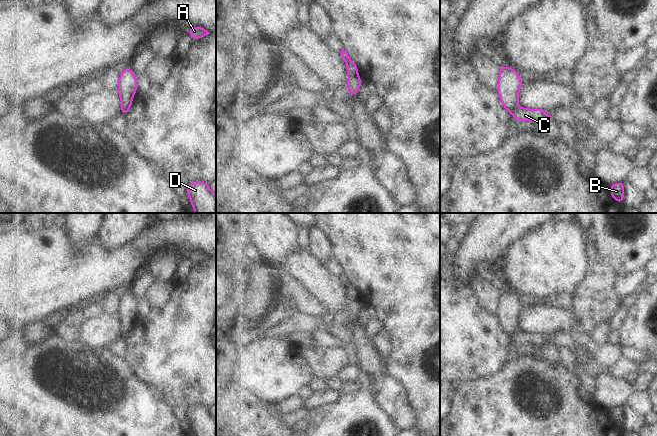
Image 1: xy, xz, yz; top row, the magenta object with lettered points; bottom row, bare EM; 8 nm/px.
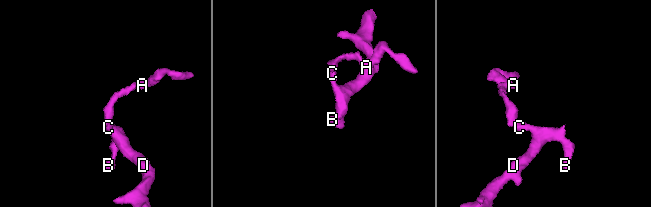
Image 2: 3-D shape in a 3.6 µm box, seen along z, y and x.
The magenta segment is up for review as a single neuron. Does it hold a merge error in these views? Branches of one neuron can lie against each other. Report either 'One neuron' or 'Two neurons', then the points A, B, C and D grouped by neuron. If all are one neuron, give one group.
Two neurons. Groups: A / B C D.

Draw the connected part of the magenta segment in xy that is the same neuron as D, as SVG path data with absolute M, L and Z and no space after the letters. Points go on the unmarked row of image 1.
M209 407L189 408L187 419L195 436L216 436L216 419L210 414Z

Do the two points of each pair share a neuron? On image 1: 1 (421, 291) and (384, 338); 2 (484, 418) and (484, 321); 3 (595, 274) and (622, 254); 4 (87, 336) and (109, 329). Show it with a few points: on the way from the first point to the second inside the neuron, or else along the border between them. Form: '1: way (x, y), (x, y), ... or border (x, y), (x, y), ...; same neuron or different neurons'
1: border (384, 328), (393, 340), (393, 350), (389, 355); different neurons
2: border (504, 362), (491, 374), (464, 380); different neurons
3: border (594, 252), (601, 259), (608, 262), (618, 276); different neurons
4: way (92, 334), (104, 330); same neuron

